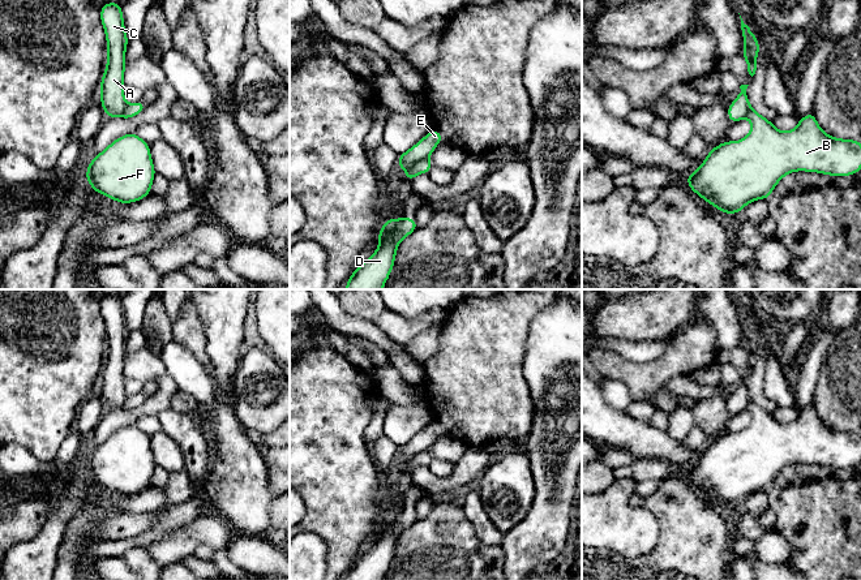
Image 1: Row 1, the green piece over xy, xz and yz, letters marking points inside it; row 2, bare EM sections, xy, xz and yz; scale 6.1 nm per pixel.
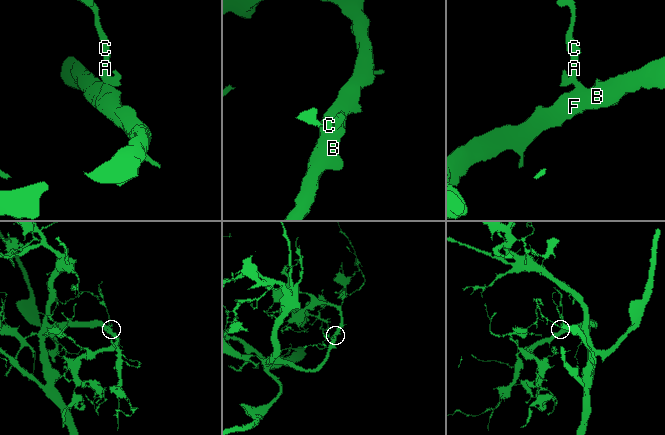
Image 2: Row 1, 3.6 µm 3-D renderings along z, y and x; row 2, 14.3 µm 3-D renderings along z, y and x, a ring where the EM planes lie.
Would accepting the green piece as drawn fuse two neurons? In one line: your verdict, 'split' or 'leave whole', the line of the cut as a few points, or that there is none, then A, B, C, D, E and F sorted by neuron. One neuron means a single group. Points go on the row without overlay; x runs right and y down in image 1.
split; cut xz (425, 450), (406, 462); groups A C E / B D F

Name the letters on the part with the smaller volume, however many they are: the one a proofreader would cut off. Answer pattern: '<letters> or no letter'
A, C, E

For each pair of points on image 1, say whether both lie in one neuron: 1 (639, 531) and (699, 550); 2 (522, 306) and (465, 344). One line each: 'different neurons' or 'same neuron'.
1: different neurons
2: same neuron

